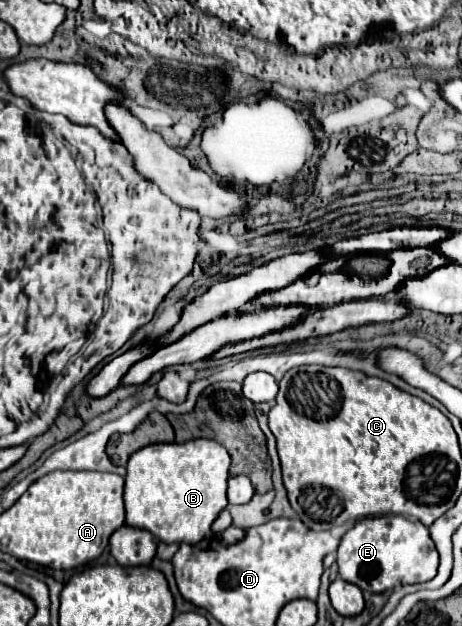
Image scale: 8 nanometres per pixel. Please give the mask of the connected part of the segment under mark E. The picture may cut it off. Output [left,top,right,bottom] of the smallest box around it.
[337,515,439,593]

